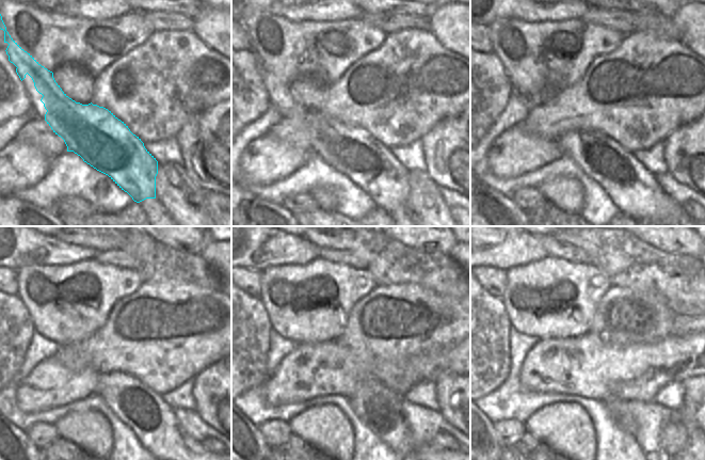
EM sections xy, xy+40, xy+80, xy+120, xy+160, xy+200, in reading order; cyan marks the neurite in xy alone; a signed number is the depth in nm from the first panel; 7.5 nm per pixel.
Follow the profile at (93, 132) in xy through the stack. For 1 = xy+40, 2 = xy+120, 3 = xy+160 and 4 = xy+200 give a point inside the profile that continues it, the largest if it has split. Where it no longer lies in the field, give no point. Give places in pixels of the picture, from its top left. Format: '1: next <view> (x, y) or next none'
1: next xy+40 (350, 149)
2: next xy+120 (153, 421)
3: next xy+160 (380, 408)
4: next xy+200 (618, 408)

